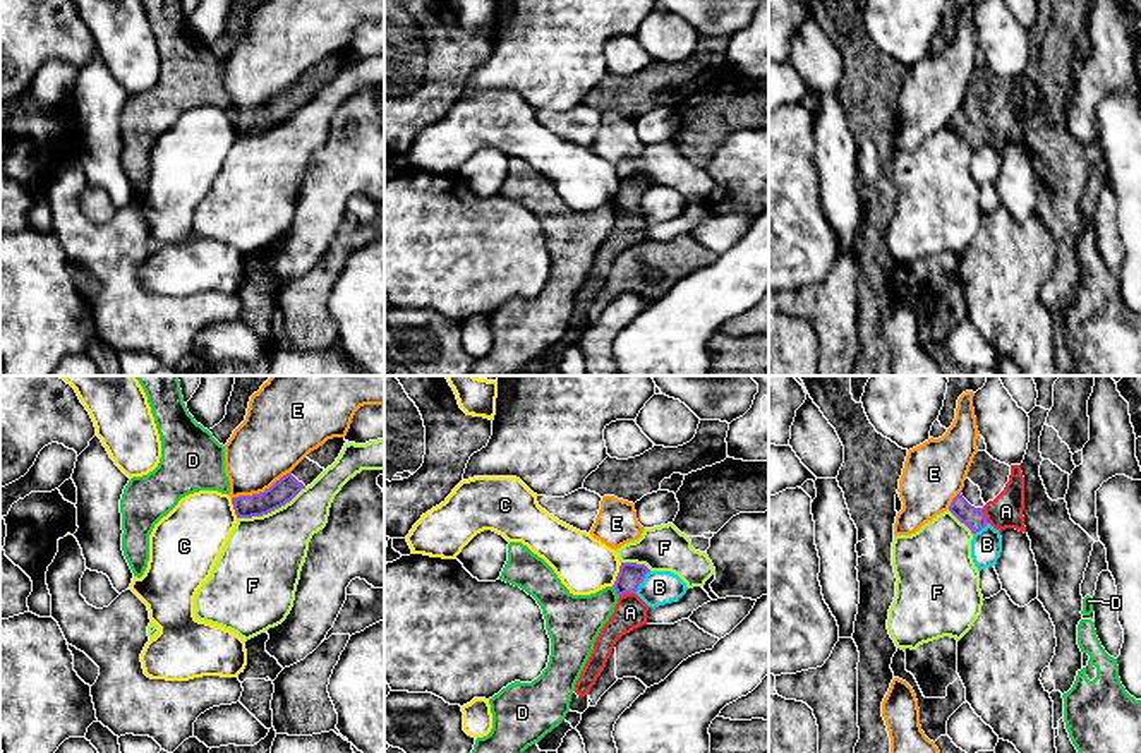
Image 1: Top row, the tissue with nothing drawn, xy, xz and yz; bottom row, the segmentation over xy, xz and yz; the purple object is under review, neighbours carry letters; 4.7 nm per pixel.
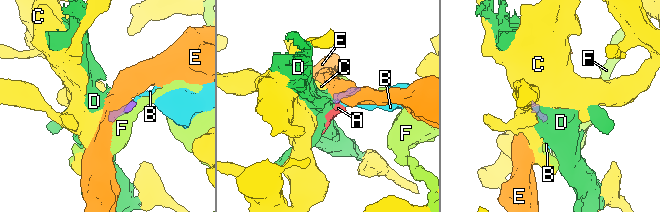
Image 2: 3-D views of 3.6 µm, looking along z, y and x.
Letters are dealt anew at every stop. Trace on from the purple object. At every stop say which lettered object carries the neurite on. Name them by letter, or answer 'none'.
A

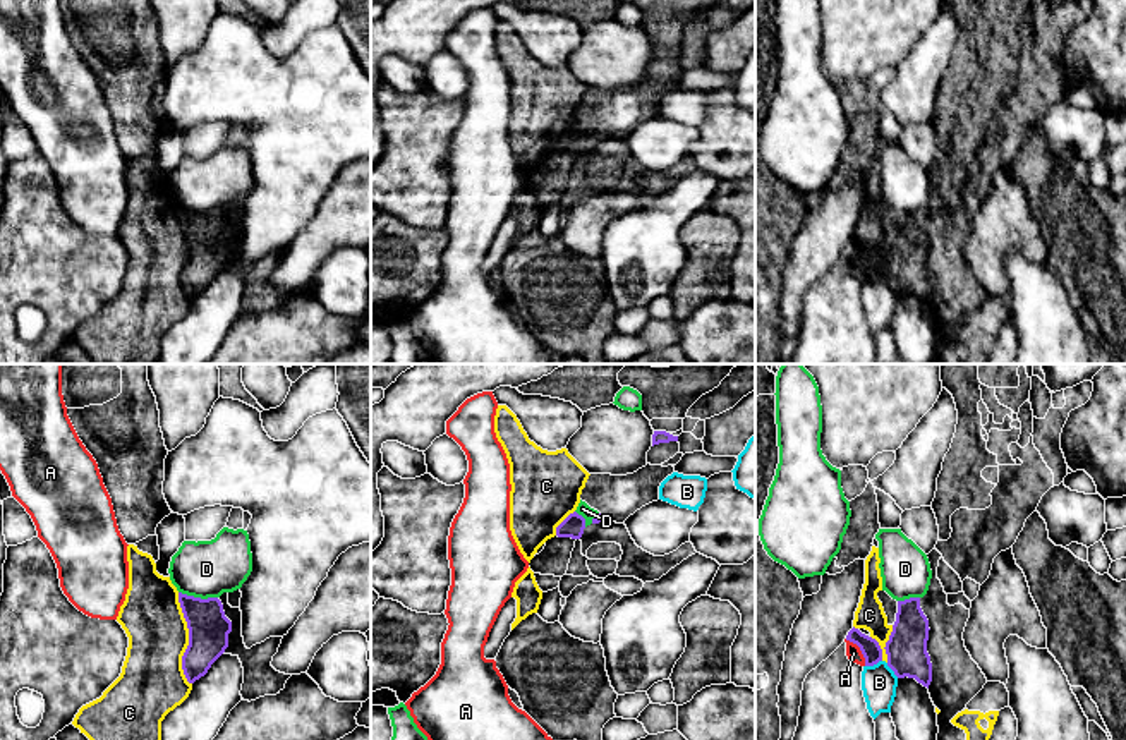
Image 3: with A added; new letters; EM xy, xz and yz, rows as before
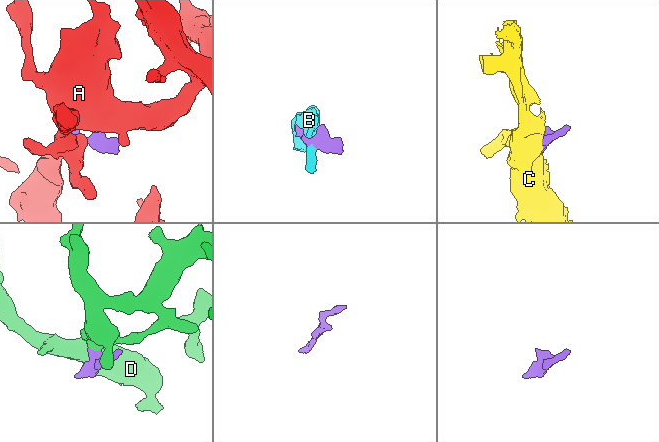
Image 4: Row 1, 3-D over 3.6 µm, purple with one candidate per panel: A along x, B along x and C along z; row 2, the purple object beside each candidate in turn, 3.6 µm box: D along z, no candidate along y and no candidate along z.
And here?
none

